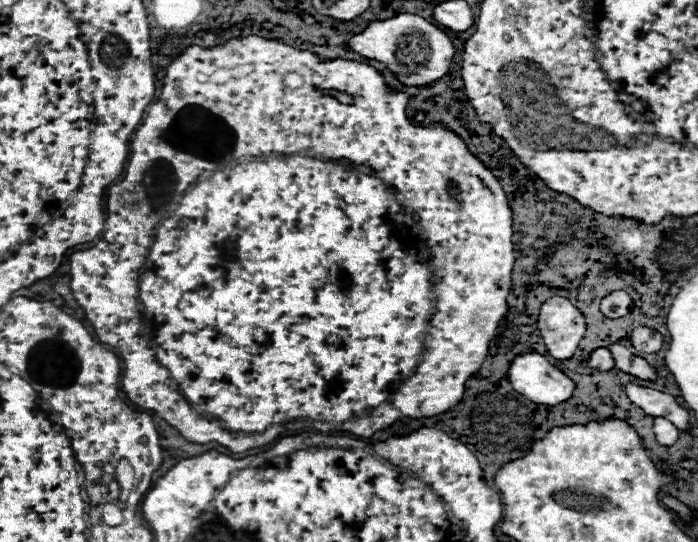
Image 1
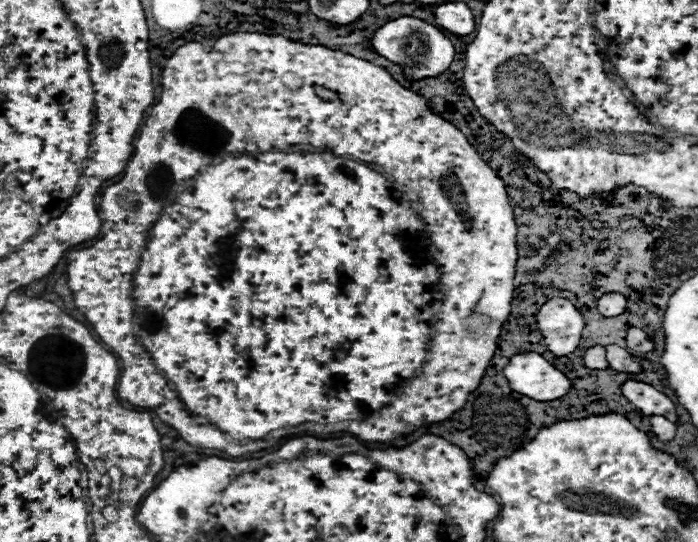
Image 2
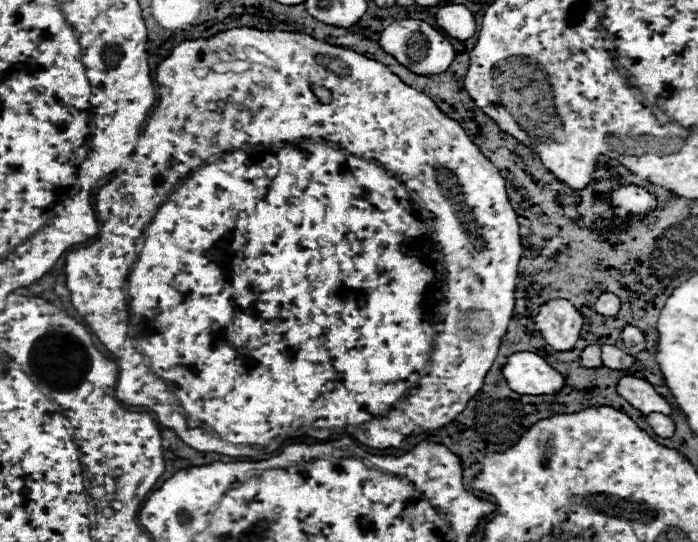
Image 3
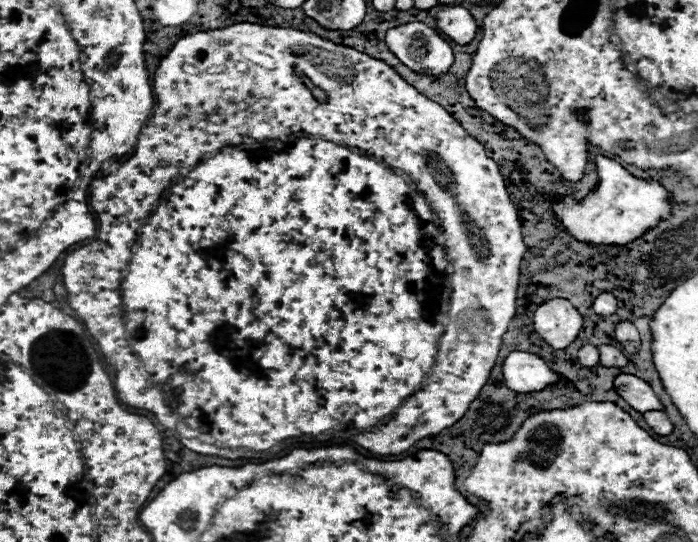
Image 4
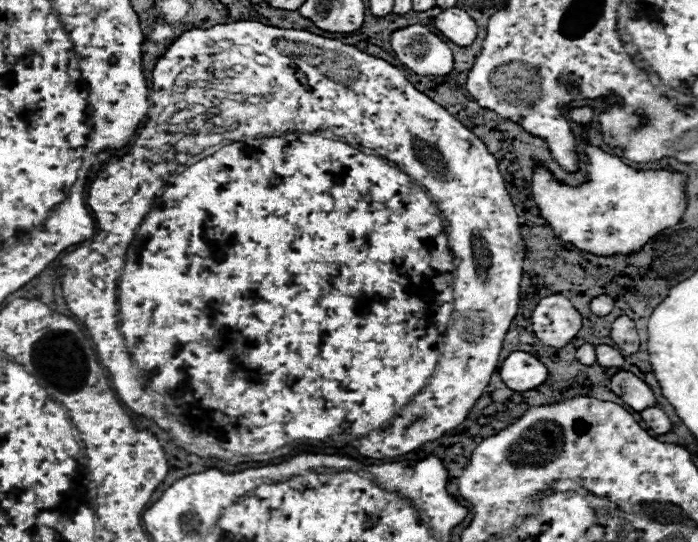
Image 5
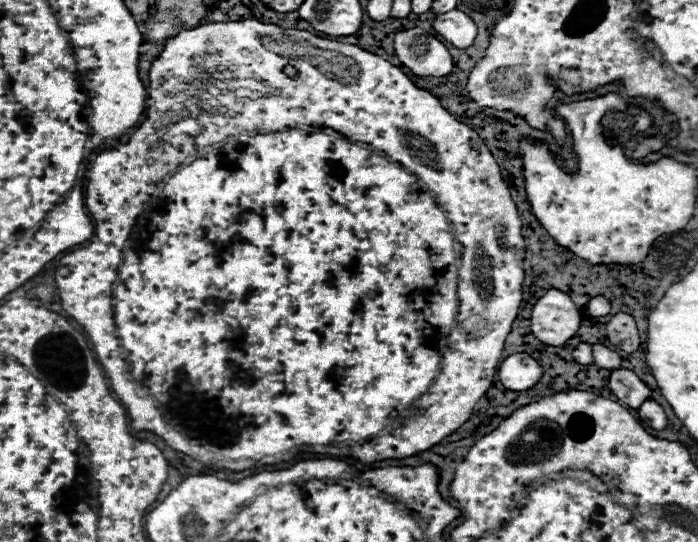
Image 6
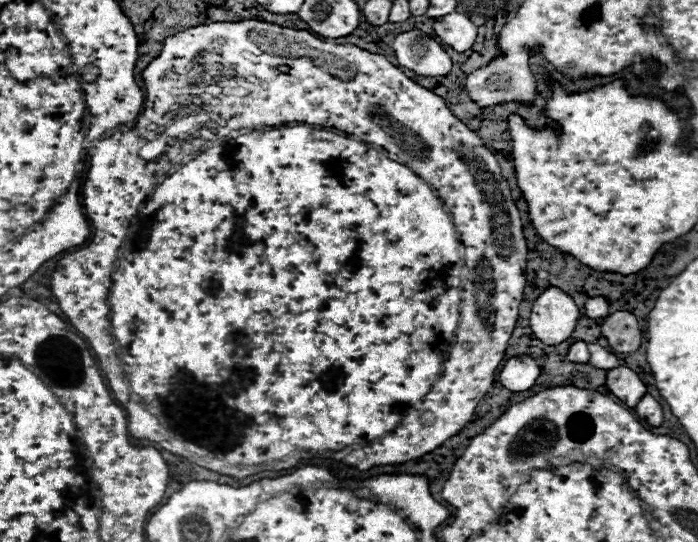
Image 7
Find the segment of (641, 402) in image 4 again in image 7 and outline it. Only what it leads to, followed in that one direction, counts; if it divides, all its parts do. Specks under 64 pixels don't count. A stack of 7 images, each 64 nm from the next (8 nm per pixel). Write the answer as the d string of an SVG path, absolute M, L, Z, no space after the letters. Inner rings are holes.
M626 366L608 370L606 388L630 408L634 408L638 404L638 400L642 398L642 394L646 394L646 384L640 380L640 376L634 370L630 370Z

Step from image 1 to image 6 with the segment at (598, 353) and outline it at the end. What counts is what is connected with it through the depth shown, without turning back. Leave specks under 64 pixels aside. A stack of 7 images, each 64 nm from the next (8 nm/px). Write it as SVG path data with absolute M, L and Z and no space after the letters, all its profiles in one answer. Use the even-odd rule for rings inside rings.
M578 344L572 350L572 360L578 364L592 364L592 346L590 344Z

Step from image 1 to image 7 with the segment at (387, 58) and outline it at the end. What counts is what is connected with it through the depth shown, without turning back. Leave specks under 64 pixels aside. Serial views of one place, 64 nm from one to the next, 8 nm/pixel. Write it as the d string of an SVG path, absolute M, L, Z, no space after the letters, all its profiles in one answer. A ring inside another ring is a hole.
M422 30L402 32L394 40L398 62L420 76L446 76L452 68L450 56Z

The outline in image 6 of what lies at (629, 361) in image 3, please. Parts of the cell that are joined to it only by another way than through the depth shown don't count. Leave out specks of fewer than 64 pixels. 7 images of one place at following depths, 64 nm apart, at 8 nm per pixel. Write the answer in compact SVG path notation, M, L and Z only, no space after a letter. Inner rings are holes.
M592 344L592 354L594 354L594 364L604 366L606 370L616 370L622 364L620 354L602 344Z

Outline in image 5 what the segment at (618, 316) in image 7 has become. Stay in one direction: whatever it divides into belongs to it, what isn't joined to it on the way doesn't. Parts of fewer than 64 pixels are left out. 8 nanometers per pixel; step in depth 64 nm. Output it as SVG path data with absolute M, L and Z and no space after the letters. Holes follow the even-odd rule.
M618 316L618 318L612 322L610 338L612 338L612 342L614 342L624 354L634 354L634 352L638 352L638 348L640 348L640 340L638 340L638 334L636 334L634 320L628 318L628 316Z

